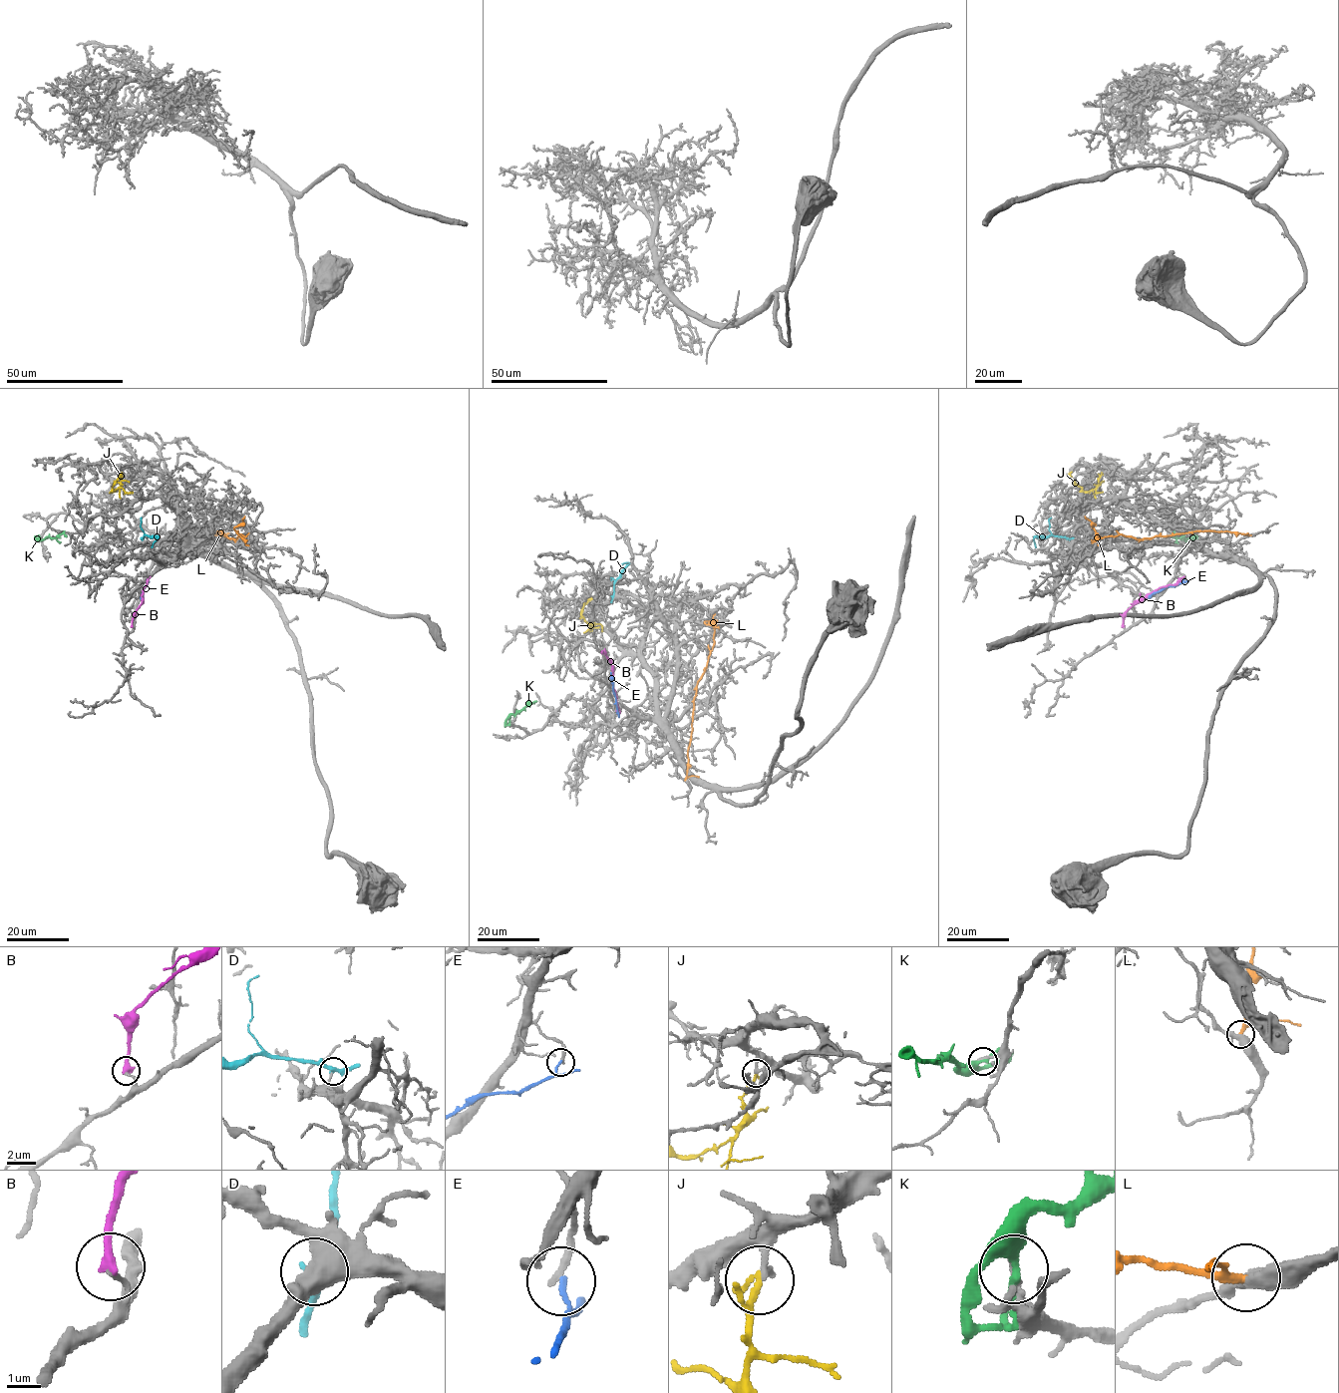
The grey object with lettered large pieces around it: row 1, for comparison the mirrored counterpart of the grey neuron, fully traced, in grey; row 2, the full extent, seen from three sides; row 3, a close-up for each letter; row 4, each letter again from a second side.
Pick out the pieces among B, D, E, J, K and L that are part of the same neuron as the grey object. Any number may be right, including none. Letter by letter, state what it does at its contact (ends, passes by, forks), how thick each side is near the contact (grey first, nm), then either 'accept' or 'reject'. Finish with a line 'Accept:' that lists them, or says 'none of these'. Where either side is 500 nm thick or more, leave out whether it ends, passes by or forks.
B: it ends; calibres 150 and 380 nm; reject
D: it passes by; calibres 170 and 240 nm; reject
E: it passes by; calibres 170 and 100 nm; reject
J: it passes by; calibres 240 and 160 nm; accept
K: it passes by; calibres 200 and 360 nm; reject
L: it passes by; calibres 440 and 200 nm; reject
Accept: J

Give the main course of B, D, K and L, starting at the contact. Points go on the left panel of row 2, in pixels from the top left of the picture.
B: (132, 626), (133, 614), (141, 604), (144, 588), (150, 576)
D: (142, 538), (145, 534), (157, 536), (151, 547)
K: (39, 538), (57, 537), (62, 533), (67, 536)
L: (215, 534), (221, 531), (227, 537), (235, 538), (240, 534), (244, 538), (234, 527), (242, 523), (244, 517)

